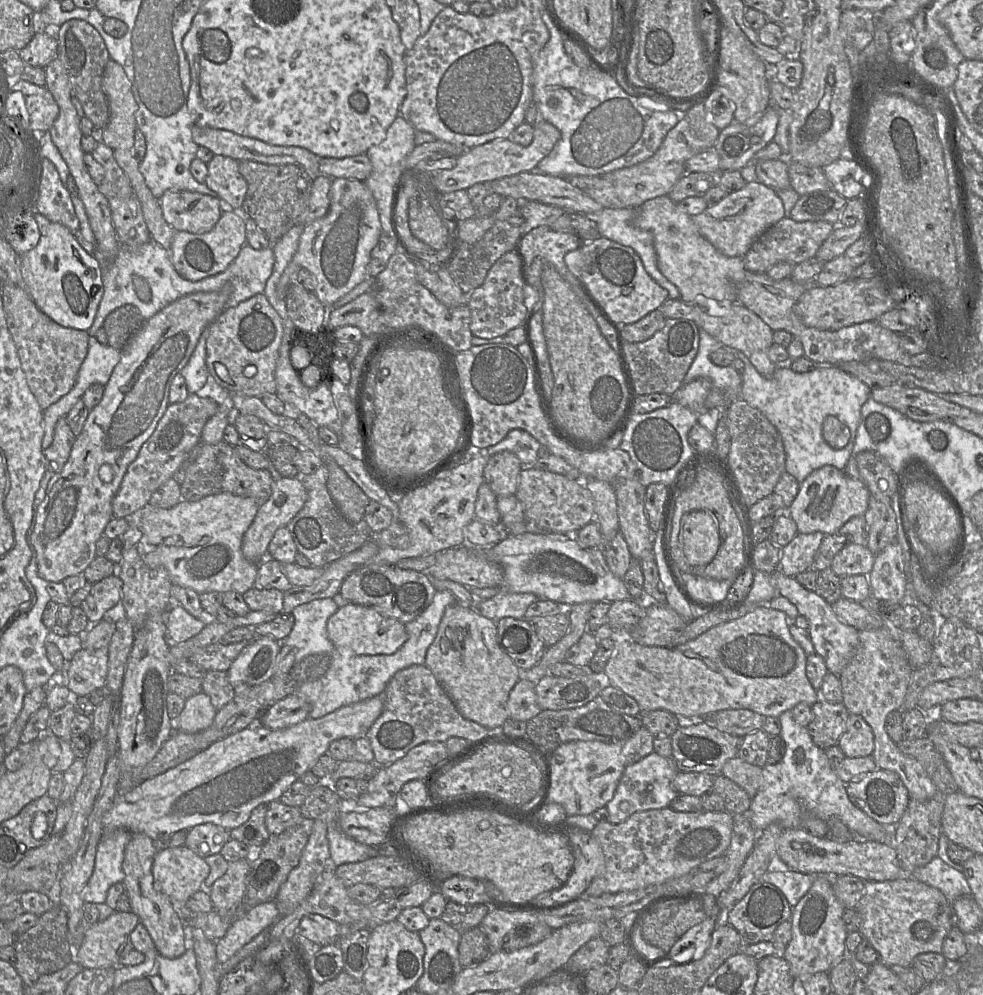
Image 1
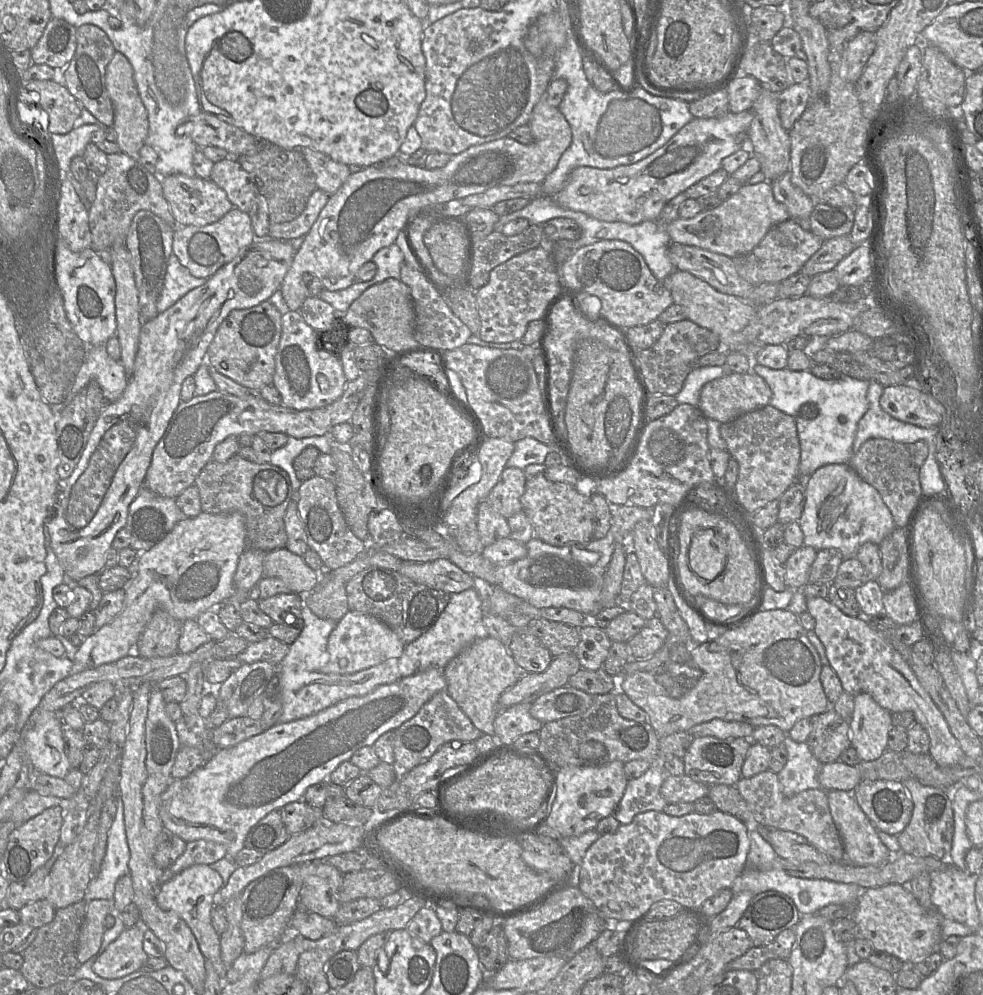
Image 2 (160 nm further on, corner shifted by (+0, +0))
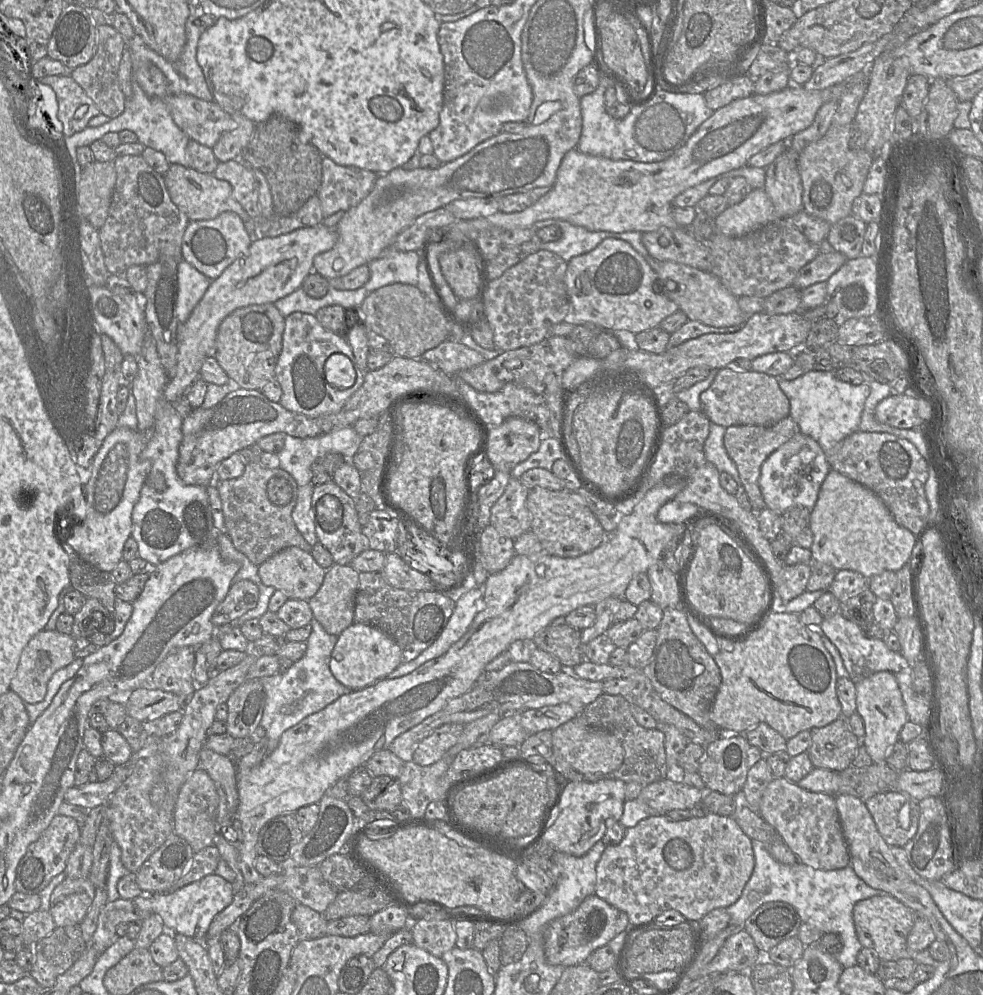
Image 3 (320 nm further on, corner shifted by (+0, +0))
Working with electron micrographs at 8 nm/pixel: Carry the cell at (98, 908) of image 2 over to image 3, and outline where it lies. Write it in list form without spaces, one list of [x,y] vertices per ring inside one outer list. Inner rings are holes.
[[[213,873],[174,892],[142,894],[134,899],[118,899],[108,902],[99,914],[97,928],[89,946],[102,954],[117,940],[116,928],[119,924],[143,921],[153,914],[161,917],[167,931],[204,941],[213,919],[232,903],[233,897],[232,883]]]

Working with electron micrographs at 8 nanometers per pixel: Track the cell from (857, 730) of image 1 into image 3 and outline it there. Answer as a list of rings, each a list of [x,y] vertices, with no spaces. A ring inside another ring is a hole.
[[[878,671],[854,682],[856,711],[861,715],[865,727],[865,737],[861,745],[866,748],[873,762],[883,762],[888,751],[899,740],[903,725],[909,720],[901,691],[896,678],[888,671]]]

